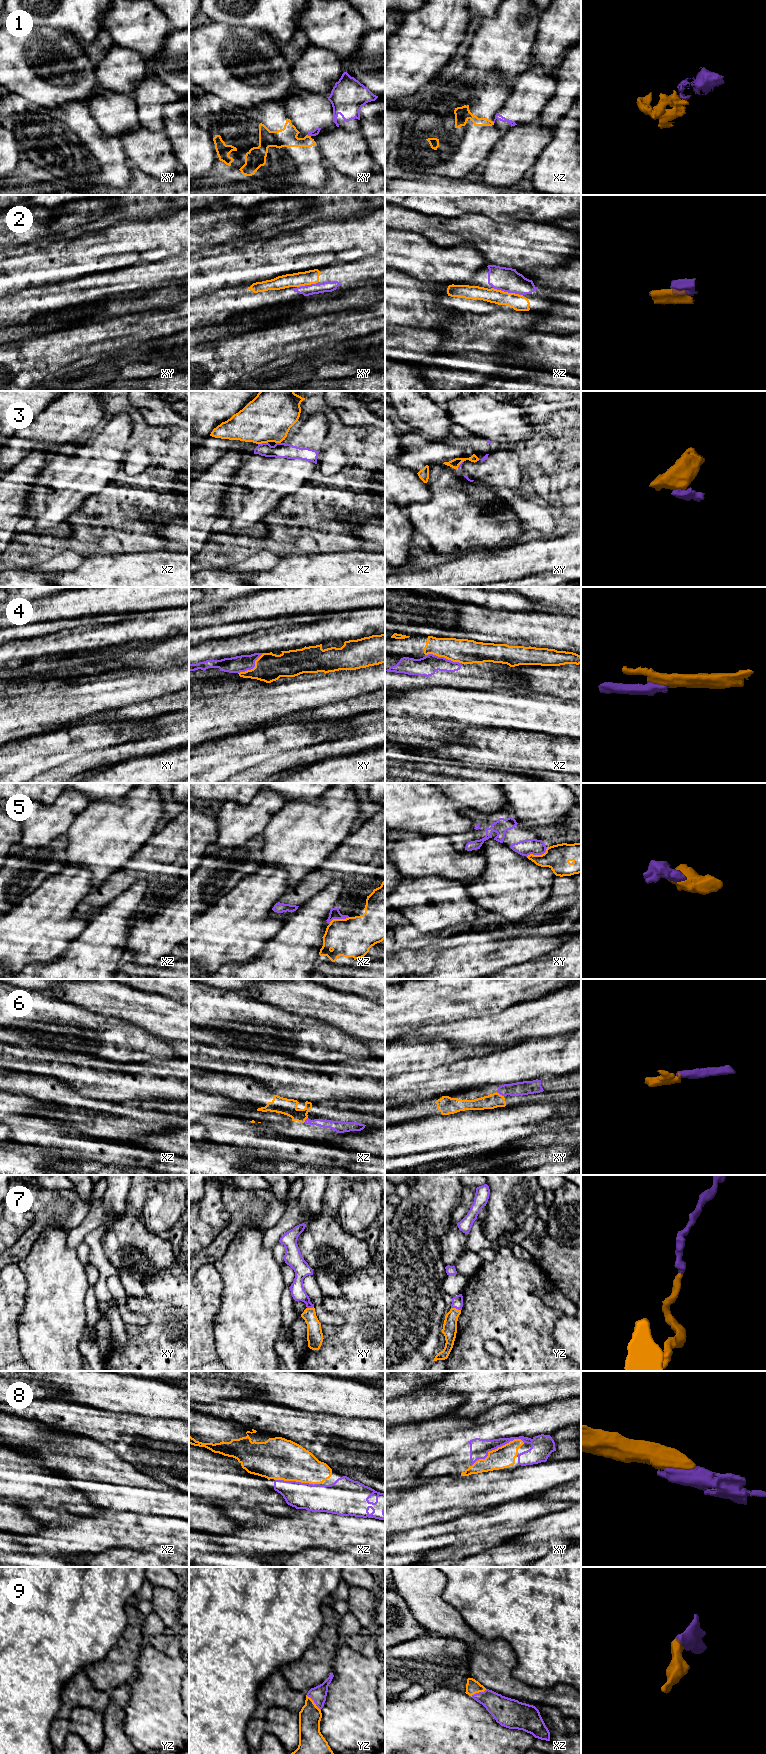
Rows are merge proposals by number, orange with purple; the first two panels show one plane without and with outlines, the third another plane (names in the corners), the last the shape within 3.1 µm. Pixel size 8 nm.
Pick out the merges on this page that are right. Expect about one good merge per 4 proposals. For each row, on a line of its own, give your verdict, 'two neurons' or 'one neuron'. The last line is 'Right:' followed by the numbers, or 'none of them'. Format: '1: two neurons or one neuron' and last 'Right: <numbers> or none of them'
1: two neurons
2: one neuron
3: two neurons
4: two neurons
5: two neurons
6: one neuron
7: one neuron
8: one neuron
9: one neuron
Right: 2, 6, 7, 8, 9

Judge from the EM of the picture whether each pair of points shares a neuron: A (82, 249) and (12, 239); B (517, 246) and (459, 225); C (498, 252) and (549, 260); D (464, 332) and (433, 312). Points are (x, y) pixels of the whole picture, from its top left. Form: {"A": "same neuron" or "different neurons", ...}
{"A": "different neurons", "B": "same neuron", "C": "same neuron", "D": "different neurons"}

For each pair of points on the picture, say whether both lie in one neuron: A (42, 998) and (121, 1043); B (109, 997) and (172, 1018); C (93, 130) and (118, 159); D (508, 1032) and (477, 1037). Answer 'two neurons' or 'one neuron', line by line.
A: one neuron
B: one neuron
C: one neuron
D: one neuron

